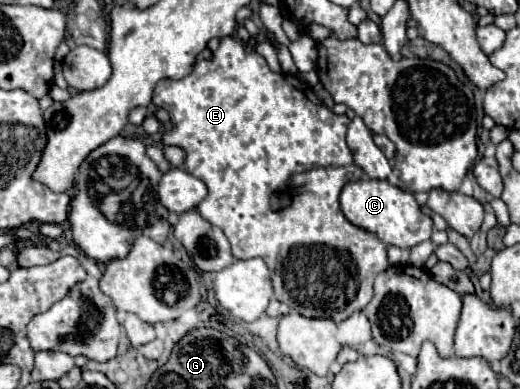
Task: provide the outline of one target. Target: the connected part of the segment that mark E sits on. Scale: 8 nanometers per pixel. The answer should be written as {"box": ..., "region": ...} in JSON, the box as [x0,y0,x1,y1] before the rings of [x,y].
{"box":[153,37,387,323],"region":[[[225,37],[221,39],[219,49],[213,53],[213,61],[197,61],[195,69],[191,75],[173,81],[173,79],[163,79],[161,83],[157,83],[155,91],[153,91],[153,103],[161,109],[167,109],[173,121],[173,129],[163,133],[163,145],[177,145],[185,151],[185,169],[195,175],[197,179],[201,179],[207,189],[209,195],[205,197],[205,201],[199,203],[197,211],[203,219],[207,219],[209,223],[217,225],[223,229],[225,237],[231,243],[233,255],[237,259],[253,259],[253,257],[261,257],[267,267],[271,269],[271,277],[273,277],[273,289],[275,295],[281,303],[285,303],[291,311],[297,311],[299,315],[305,315],[309,319],[333,319],[335,323],[345,321],[347,317],[351,317],[355,311],[363,311],[369,303],[369,299],[373,297],[373,279],[387,269],[387,247],[371,233],[351,225],[345,215],[341,213],[339,207],[339,193],[343,189],[345,183],[353,181],[353,179],[361,179],[363,171],[353,163],[351,151],[345,143],[345,131],[349,125],[349,117],[347,115],[335,115],[317,95],[315,91],[305,83],[299,81],[295,75],[281,75],[281,73],[273,73],[269,69],[269,65],[265,63],[265,59],[259,53],[247,53],[243,43],[237,37]]]}

